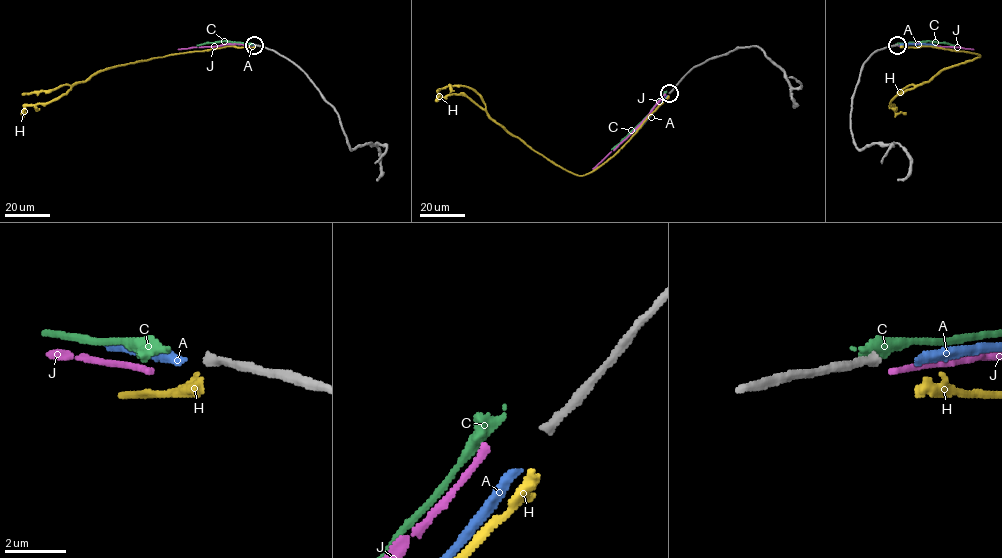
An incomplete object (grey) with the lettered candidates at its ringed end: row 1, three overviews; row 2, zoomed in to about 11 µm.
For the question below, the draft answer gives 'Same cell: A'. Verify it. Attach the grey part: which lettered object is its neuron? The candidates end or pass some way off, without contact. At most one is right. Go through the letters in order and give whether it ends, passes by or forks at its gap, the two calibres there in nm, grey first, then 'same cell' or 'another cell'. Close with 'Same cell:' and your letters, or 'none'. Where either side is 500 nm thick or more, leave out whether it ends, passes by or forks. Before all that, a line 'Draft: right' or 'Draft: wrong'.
Draft: right
A: it ends; calibres 300 and 300 nm; same cell
C: it ends; calibres 300 and 440 nm; another cell
H: it ends; calibres 300 and 400 nm; another cell
J: it ends; calibres 300 and 220 nm; another cell
Same cell: A

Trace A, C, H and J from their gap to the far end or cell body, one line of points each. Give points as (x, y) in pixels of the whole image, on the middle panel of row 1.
A: (667, 95), (636, 131)
C: (666, 92), (611, 149)
H: (668, 95), (614, 155), (581, 175), (510, 134), (471, 88), (441, 88), (436, 101)
J: (665, 94), (639, 125), (593, 169)

